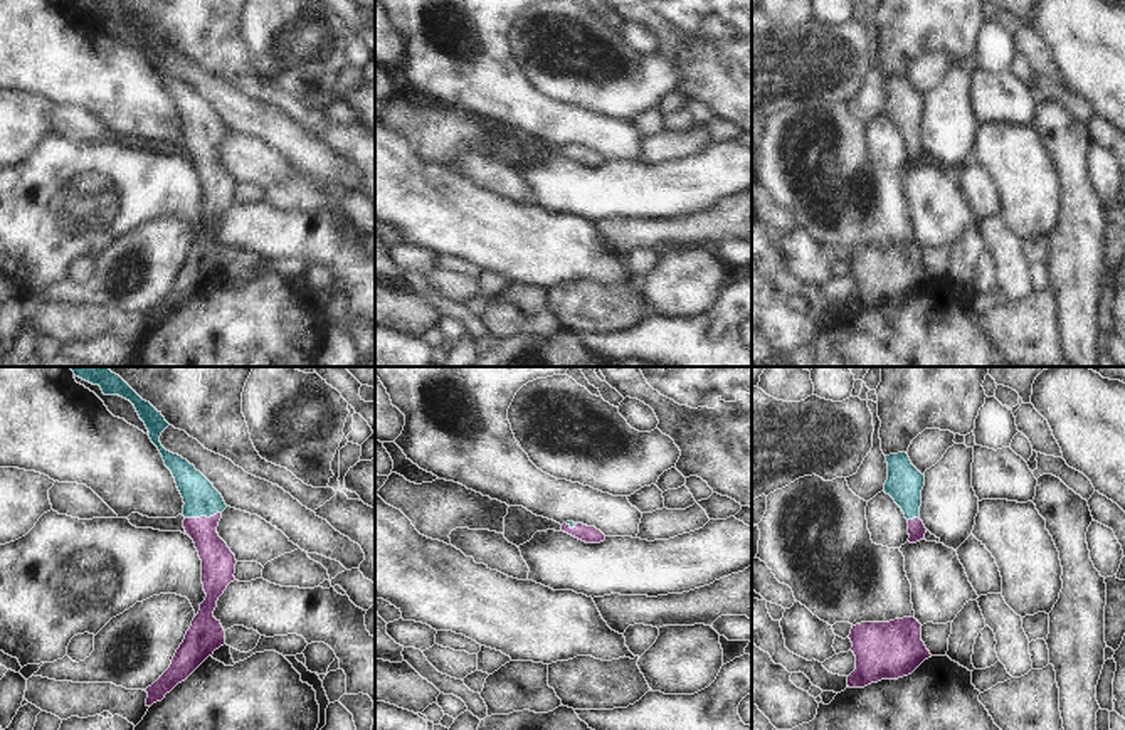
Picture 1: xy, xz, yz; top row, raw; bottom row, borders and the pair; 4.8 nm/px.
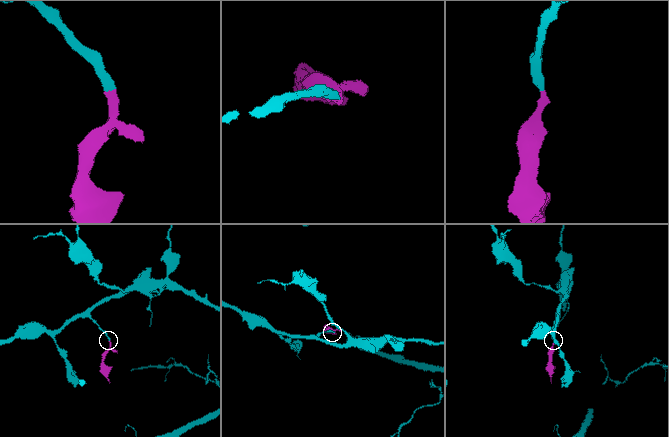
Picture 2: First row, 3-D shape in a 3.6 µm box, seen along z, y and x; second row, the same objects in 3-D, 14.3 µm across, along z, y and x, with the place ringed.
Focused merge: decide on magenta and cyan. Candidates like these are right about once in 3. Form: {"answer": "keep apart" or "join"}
{"answer": "join"}

